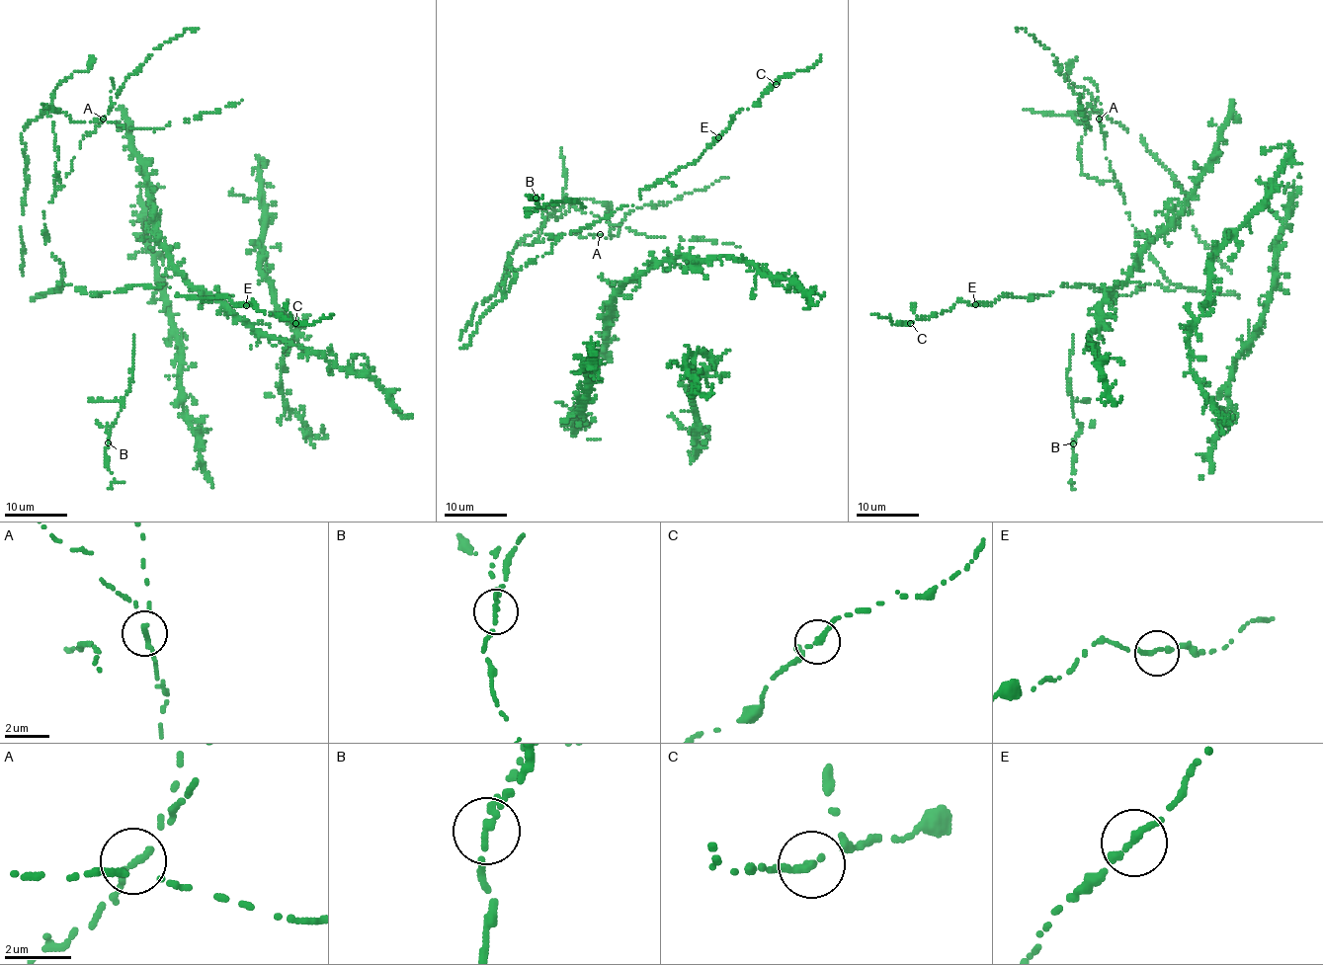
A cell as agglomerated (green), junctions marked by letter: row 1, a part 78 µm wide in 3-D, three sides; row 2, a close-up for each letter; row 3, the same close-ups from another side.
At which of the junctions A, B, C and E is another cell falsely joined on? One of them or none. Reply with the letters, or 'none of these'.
A

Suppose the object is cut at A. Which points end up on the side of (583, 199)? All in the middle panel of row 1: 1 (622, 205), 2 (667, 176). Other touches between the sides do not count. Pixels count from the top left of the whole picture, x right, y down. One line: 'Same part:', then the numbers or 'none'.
Same part: 1, 2

